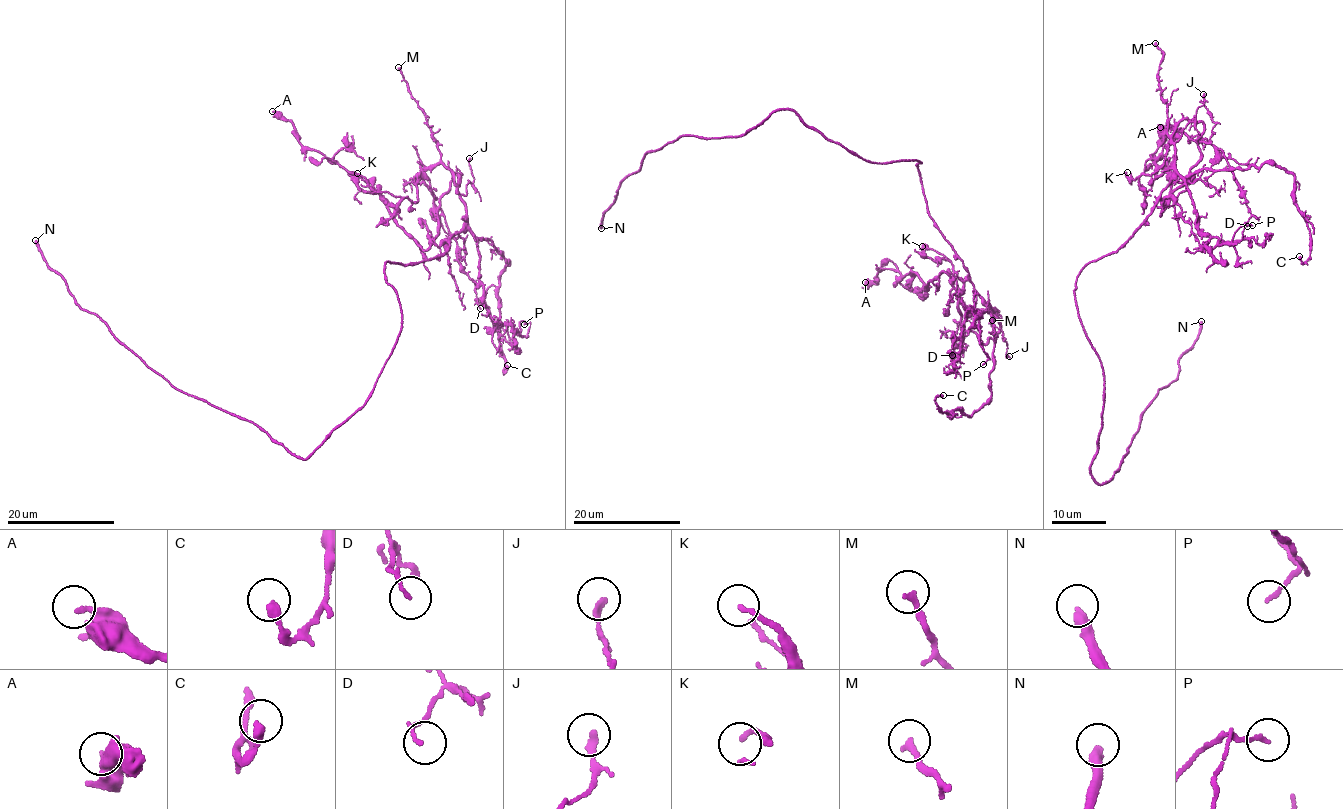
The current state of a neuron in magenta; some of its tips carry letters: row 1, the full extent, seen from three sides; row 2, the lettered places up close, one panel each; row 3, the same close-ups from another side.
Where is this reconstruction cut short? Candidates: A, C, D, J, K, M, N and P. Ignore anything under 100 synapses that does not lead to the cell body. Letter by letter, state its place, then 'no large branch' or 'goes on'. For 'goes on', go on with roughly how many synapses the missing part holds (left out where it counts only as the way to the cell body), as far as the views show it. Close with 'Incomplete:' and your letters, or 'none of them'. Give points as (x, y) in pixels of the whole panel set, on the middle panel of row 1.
A: at (865, 282); no large branch
C: at (943, 395); no large branch
D: at (952, 355); no large branch
J: at (1009, 356); no large branch
K: at (922, 246); no large branch
M: at (992, 320); no large branch
N: at (601, 228); goes on
P: at (983, 364); no large branch
Incomplete: N

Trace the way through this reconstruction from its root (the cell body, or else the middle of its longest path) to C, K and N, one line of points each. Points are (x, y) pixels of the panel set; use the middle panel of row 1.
C: (919, 162), (929, 217), (963, 262), (995, 336), (985, 405), (970, 416), (942, 412), (943, 395)
K: (919, 162), (929, 217), (963, 262), (973, 288), (997, 310), (969, 311), (956, 291), (952, 263), (922, 246)
N: (919, 162), (865, 160), (783, 109), (740, 137), (684, 135), (649, 152), (640, 168), (624, 176), (601, 228)

